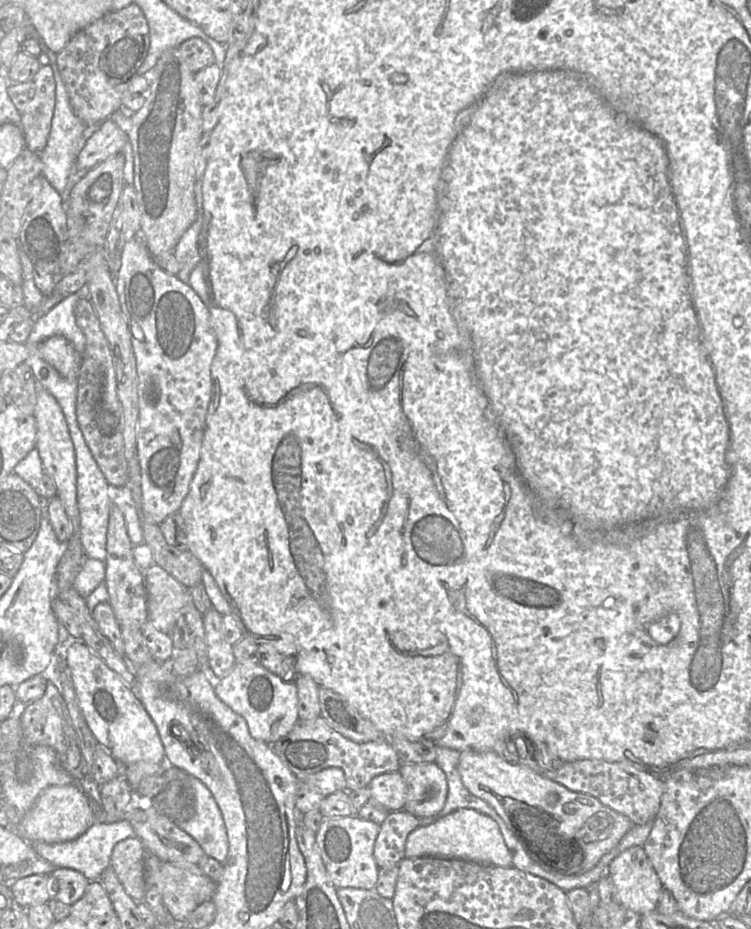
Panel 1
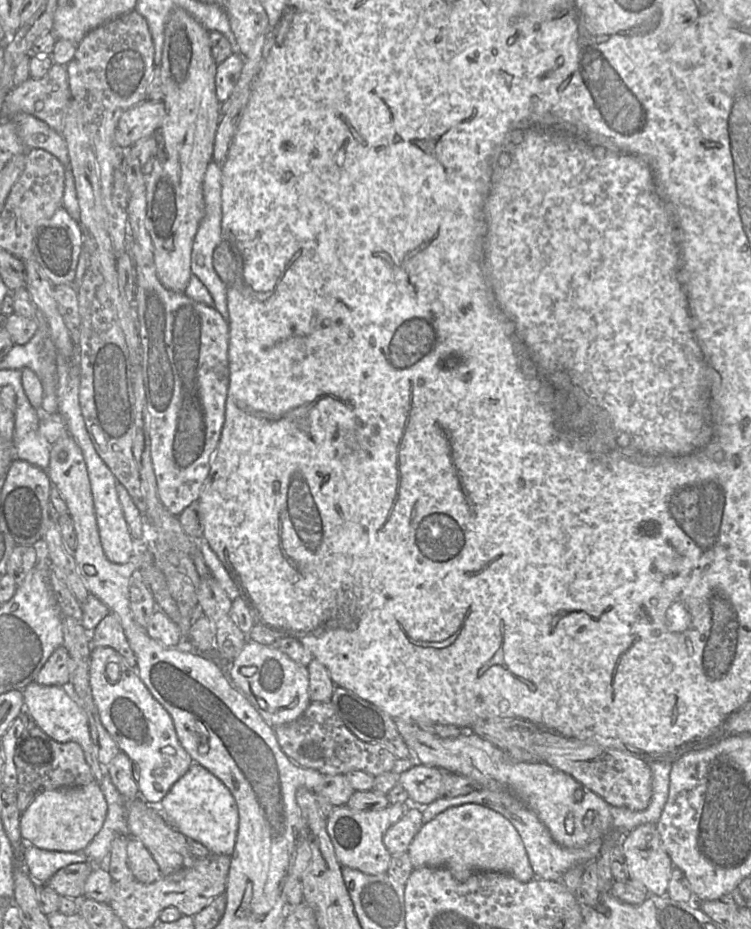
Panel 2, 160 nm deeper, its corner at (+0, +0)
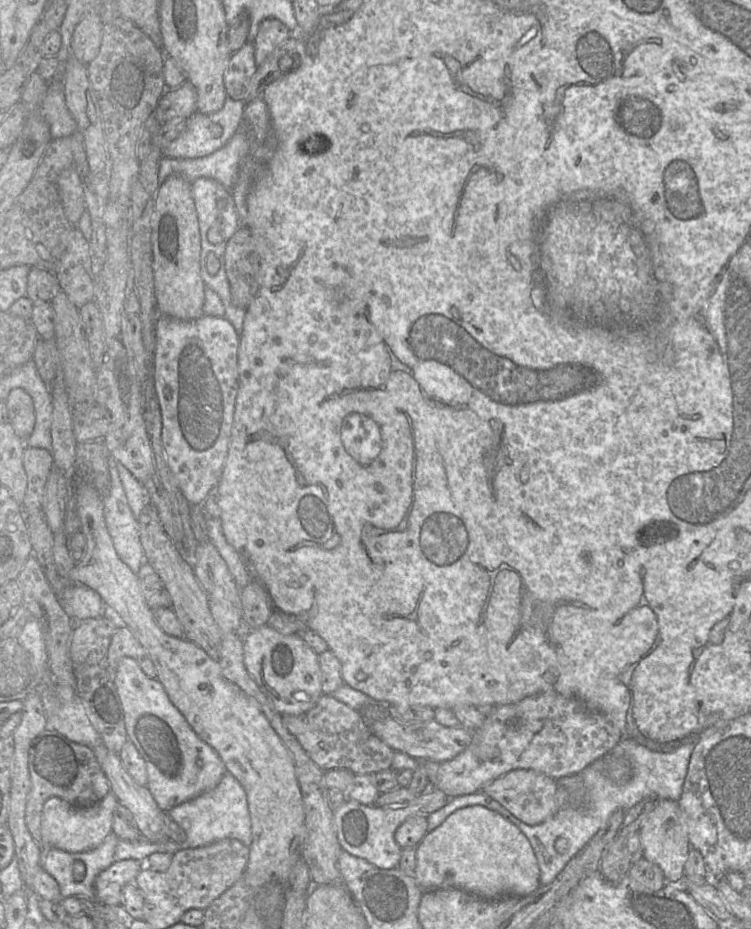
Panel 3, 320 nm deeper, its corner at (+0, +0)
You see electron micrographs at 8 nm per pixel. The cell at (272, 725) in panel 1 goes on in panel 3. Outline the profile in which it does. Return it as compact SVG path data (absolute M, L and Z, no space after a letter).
M265 624L251 629L243 643L243 657L248 673L281 715L305 713L322 695L319 655L301 637L282 635Z

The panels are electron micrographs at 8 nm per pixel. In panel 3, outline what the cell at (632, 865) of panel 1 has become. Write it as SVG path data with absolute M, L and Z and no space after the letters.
M659 800L641 825L639 837L643 849L642 857L658 865L667 882L676 883L683 878L684 865L690 852L690 843L678 801Z

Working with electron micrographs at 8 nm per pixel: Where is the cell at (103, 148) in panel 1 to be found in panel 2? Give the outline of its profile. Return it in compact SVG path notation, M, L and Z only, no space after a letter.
M145 100L122 114L116 131L116 143L127 149L136 142L152 135L166 115L163 101Z

